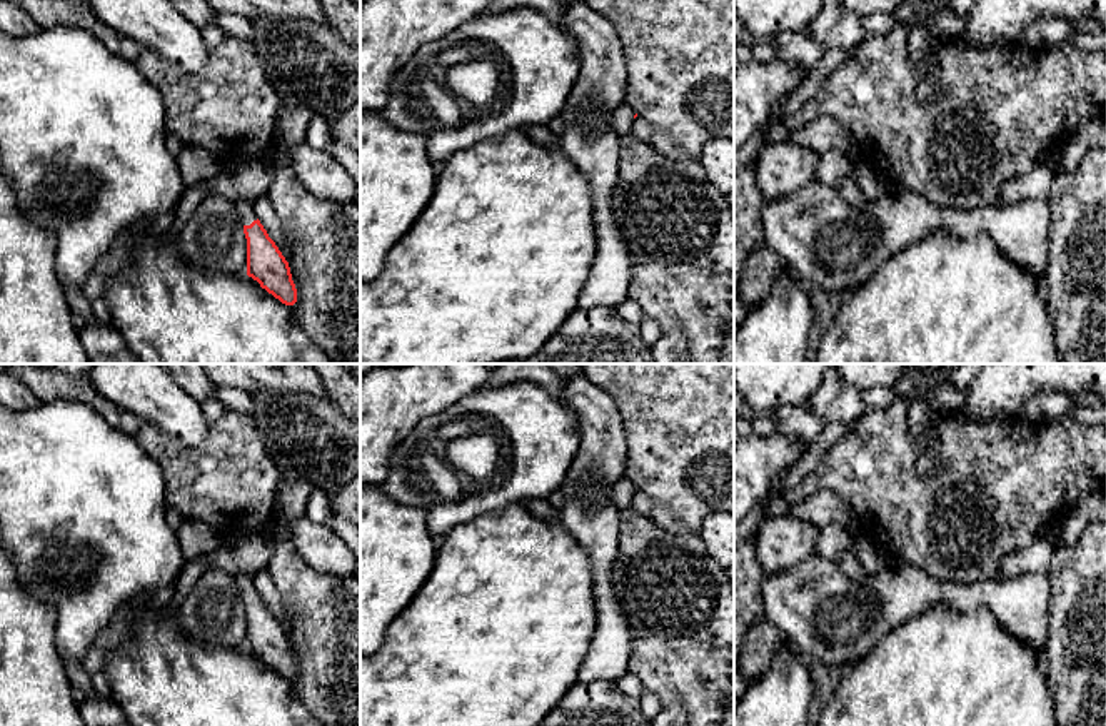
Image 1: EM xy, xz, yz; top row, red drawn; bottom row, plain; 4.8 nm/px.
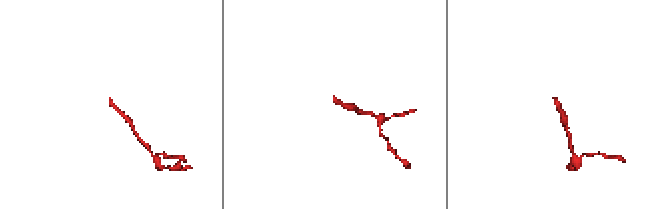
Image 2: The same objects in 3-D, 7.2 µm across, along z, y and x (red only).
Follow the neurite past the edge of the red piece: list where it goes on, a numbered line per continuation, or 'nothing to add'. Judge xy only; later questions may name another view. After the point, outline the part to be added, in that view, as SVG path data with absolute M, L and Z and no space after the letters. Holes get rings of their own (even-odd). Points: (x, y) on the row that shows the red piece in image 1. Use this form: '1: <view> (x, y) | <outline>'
1: xy (246, 211) | M237 199L234 202L235 202L242 225L250 225L254 220L257 220L252 200Z

